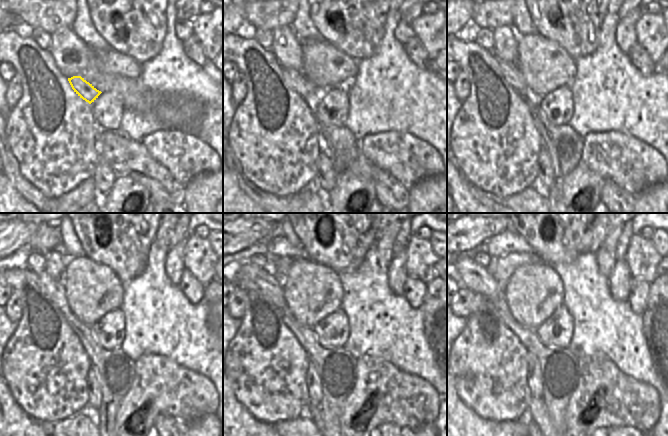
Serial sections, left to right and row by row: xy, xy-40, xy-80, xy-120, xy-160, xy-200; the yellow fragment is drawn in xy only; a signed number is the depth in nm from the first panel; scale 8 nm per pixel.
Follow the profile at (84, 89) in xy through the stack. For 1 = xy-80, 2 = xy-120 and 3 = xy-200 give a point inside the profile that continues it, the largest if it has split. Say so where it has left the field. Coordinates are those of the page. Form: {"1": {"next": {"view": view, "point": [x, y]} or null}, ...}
{"1": {"next": {"view": "xy-80", "point": [512, 75]}}, "2": {"next": {"view": "xy-120", "point": [55, 288]}}, "3": {"next": {"view": "xy-200", "point": [468, 274]}}}

